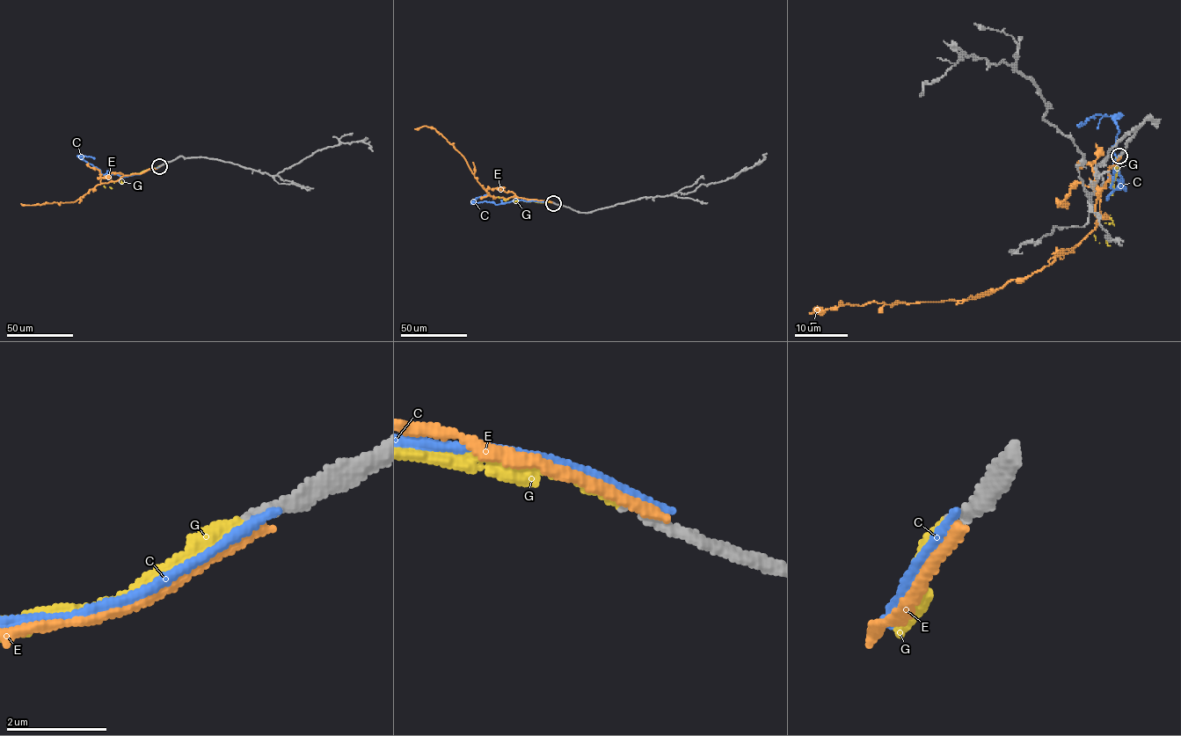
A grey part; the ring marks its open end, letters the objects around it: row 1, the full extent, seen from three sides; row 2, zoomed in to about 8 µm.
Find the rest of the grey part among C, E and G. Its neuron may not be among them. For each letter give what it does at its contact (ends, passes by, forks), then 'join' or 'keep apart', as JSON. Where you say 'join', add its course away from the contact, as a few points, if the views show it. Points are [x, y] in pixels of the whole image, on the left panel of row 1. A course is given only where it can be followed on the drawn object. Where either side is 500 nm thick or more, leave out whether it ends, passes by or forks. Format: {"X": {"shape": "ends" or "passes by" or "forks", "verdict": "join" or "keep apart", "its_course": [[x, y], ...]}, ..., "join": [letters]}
{"C": {"shape": "ends", "verdict": "keep apart"}, "E": {"shape": "ends", "verdict": "keep apart"}, "G": {"shape": "ends", "verdict": "join", "its_course": [[159, 165], [124, 176], [120, 182], [113, 183], [111, 187], [104, 185]]}, "join": ["G"]}

